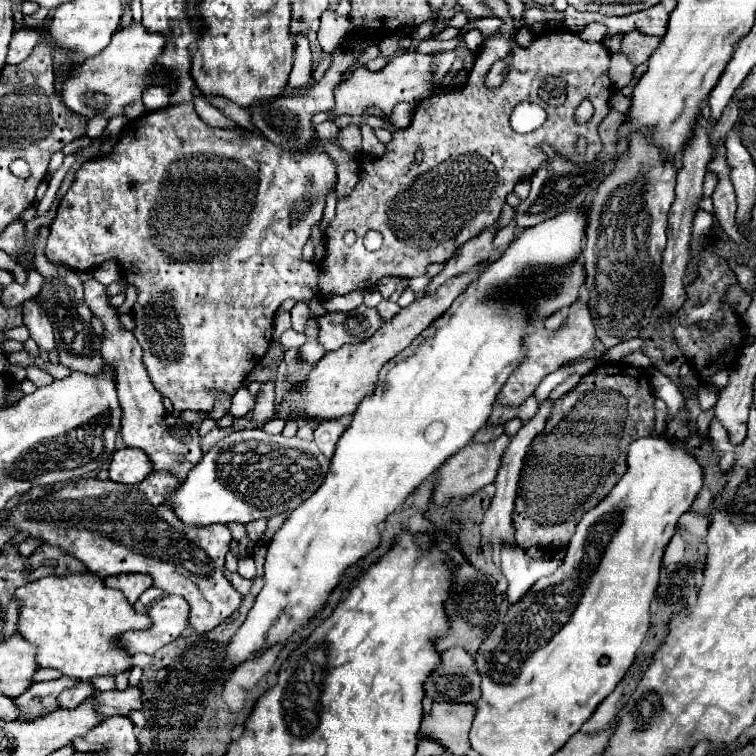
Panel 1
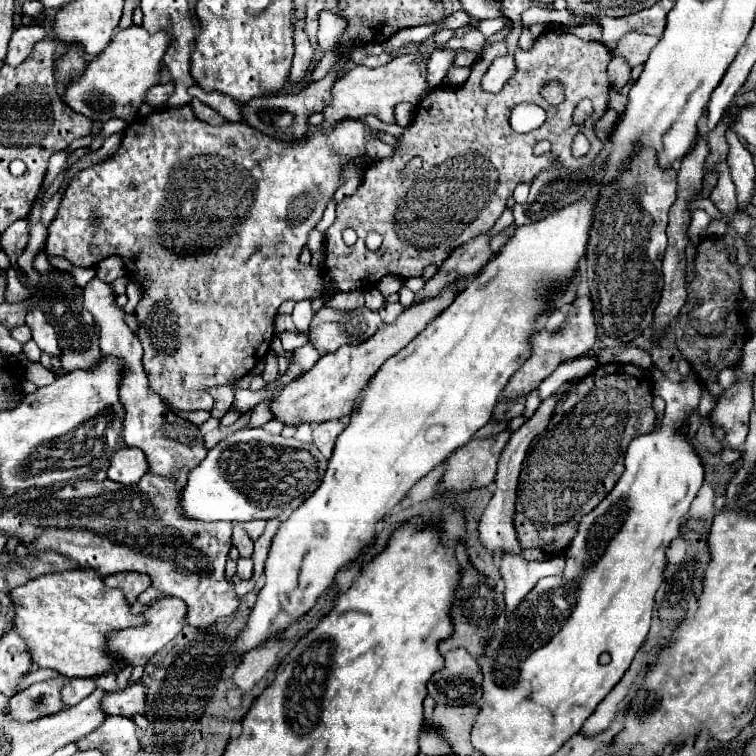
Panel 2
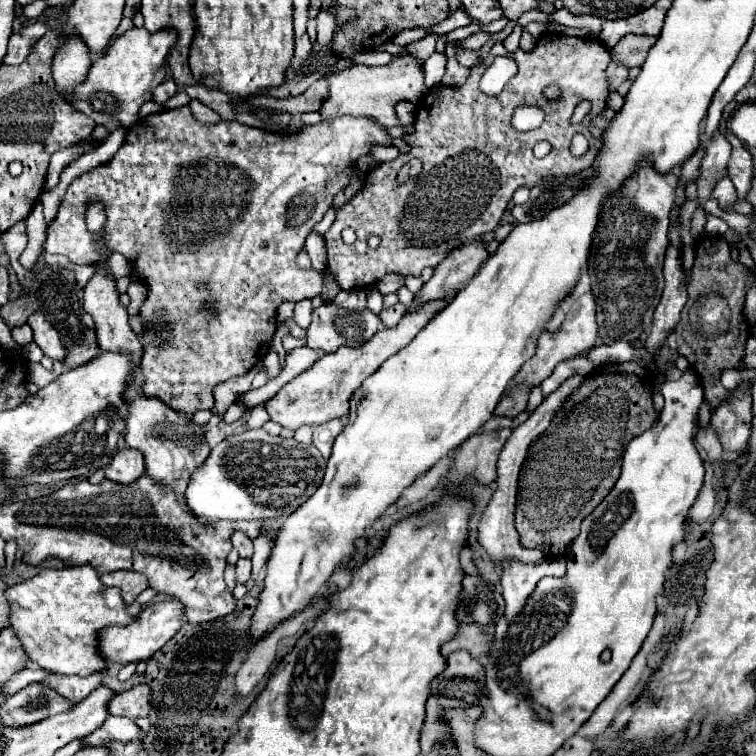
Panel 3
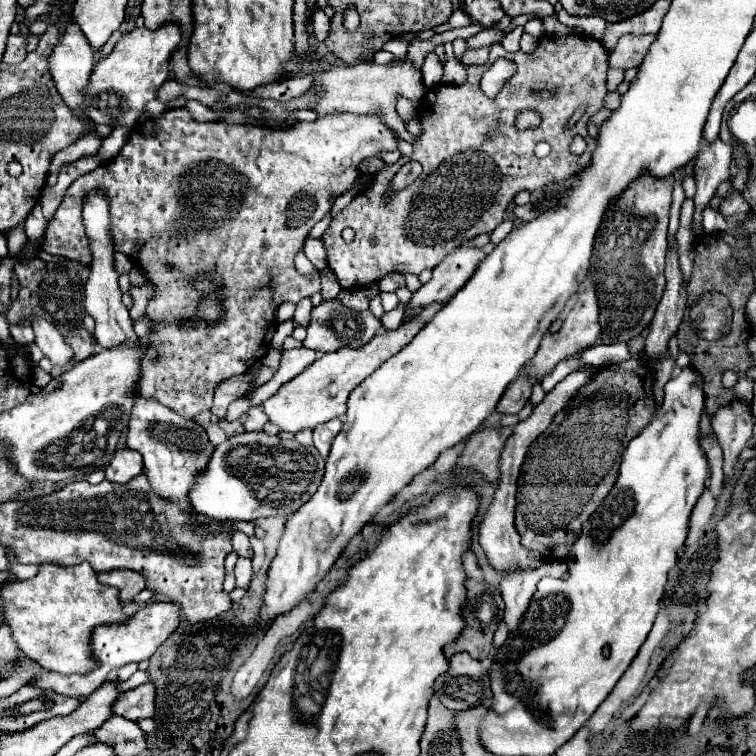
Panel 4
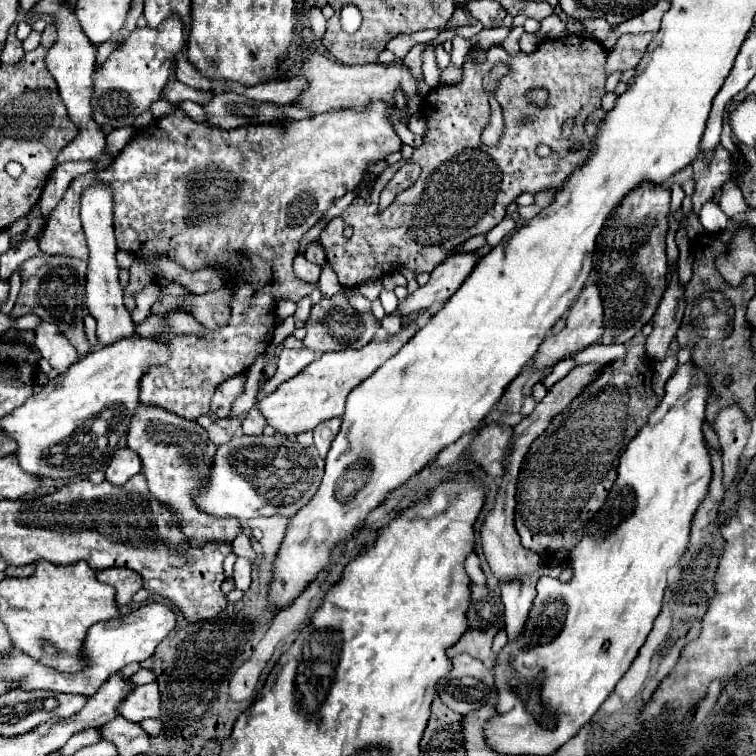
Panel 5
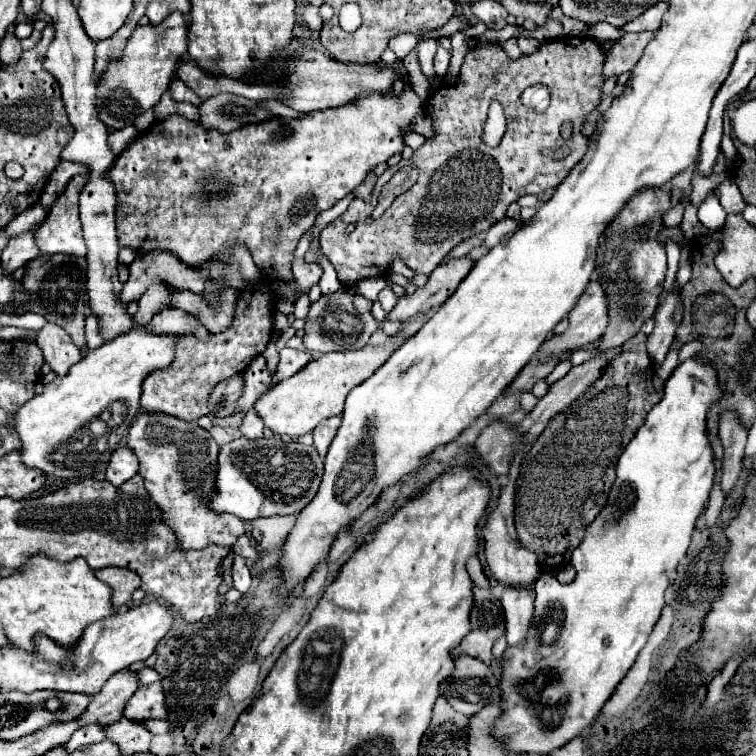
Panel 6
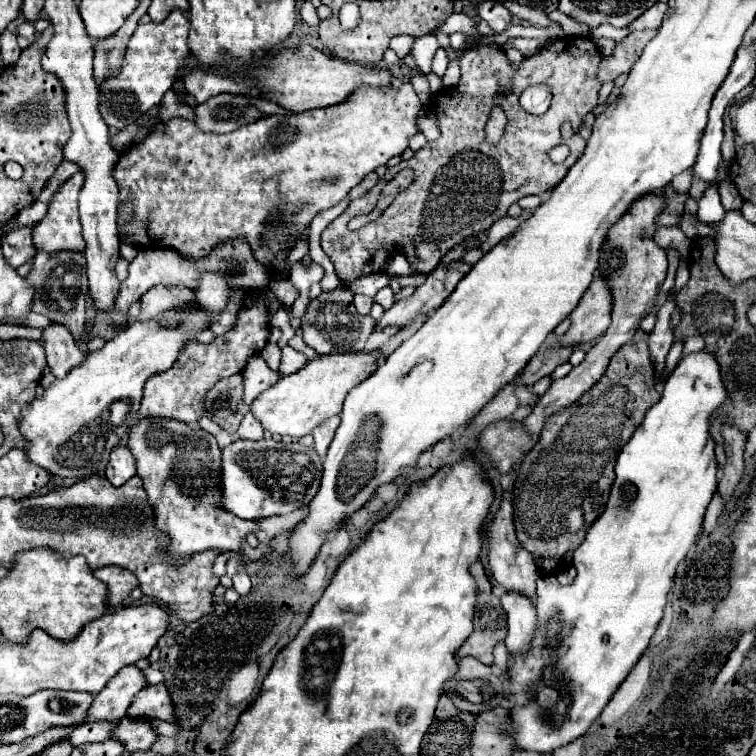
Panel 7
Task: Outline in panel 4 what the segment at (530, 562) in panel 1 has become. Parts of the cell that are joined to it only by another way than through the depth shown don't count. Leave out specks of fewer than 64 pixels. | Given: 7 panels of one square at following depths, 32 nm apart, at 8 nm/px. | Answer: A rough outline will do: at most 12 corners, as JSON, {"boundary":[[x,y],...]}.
{"boundary":[[566,562],[514,568],[502,576],[504,620],[520,624],[540,578],[562,578]]}

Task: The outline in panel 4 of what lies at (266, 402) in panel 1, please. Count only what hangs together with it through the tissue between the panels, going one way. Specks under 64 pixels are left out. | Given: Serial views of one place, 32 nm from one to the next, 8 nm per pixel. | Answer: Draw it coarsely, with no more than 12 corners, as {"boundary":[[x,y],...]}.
{"boundary":[[250,408],[244,422],[246,432],[262,430],[268,416],[262,408]]}

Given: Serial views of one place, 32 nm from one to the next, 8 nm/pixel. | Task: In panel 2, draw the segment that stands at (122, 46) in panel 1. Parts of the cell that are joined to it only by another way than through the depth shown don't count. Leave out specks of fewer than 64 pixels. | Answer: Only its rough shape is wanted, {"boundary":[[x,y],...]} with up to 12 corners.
{"boundary":[[114,34],[64,102],[92,120],[132,122],[160,80],[168,34]]}

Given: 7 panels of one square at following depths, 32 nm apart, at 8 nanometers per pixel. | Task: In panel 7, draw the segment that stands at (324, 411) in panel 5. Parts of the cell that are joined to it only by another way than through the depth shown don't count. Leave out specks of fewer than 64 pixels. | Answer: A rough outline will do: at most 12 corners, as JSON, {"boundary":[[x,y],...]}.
{"boundary":[[332,352],[252,404],[274,436],[300,438],[342,412],[386,358]]}

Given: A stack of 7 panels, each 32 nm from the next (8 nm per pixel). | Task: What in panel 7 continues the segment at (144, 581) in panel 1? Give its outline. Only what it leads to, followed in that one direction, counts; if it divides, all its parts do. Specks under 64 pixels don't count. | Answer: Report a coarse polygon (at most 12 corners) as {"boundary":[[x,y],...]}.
{"boundary":[[120,566],[94,572],[108,586],[110,610],[122,606],[138,578]]}

